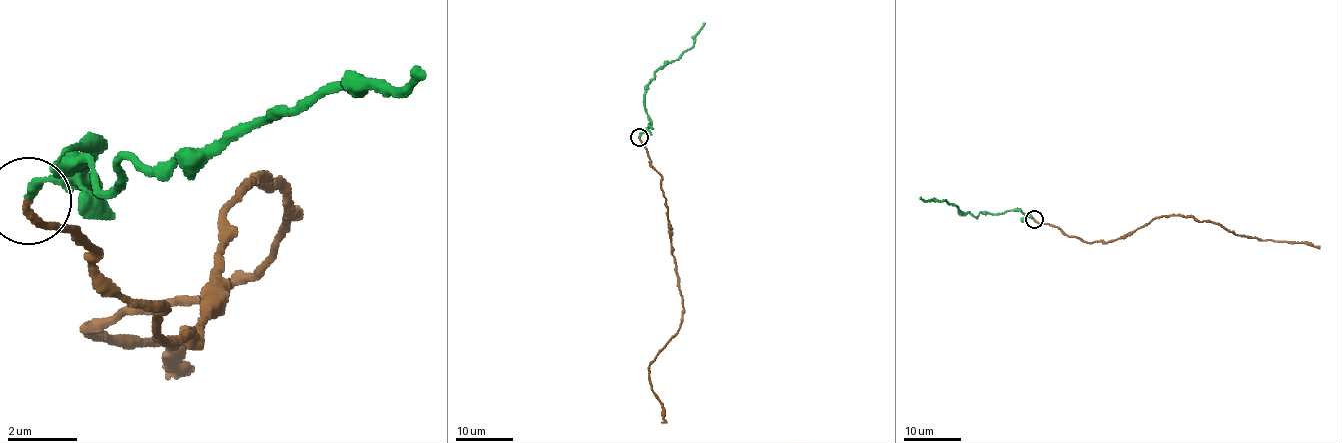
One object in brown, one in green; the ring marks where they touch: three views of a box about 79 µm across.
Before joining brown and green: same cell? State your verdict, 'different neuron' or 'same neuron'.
same neuron

